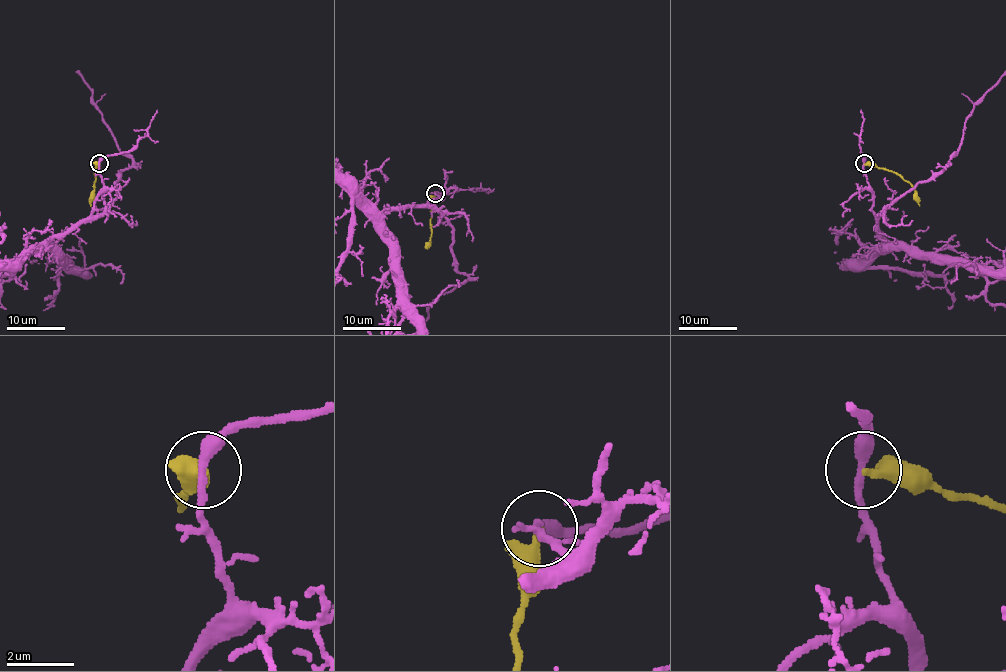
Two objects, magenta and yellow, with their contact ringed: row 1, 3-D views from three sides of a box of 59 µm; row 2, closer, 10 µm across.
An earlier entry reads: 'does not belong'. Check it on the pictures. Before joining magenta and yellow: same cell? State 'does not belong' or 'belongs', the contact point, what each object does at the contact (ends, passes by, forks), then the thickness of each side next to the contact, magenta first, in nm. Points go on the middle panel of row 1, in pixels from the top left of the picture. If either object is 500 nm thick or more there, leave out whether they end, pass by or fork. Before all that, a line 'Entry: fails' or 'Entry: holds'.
Entry: holds
does not belong; at (435, 193); magenta passes by; yellow ends there; 320 nm thick on the magenta side, 360 nm on the other

